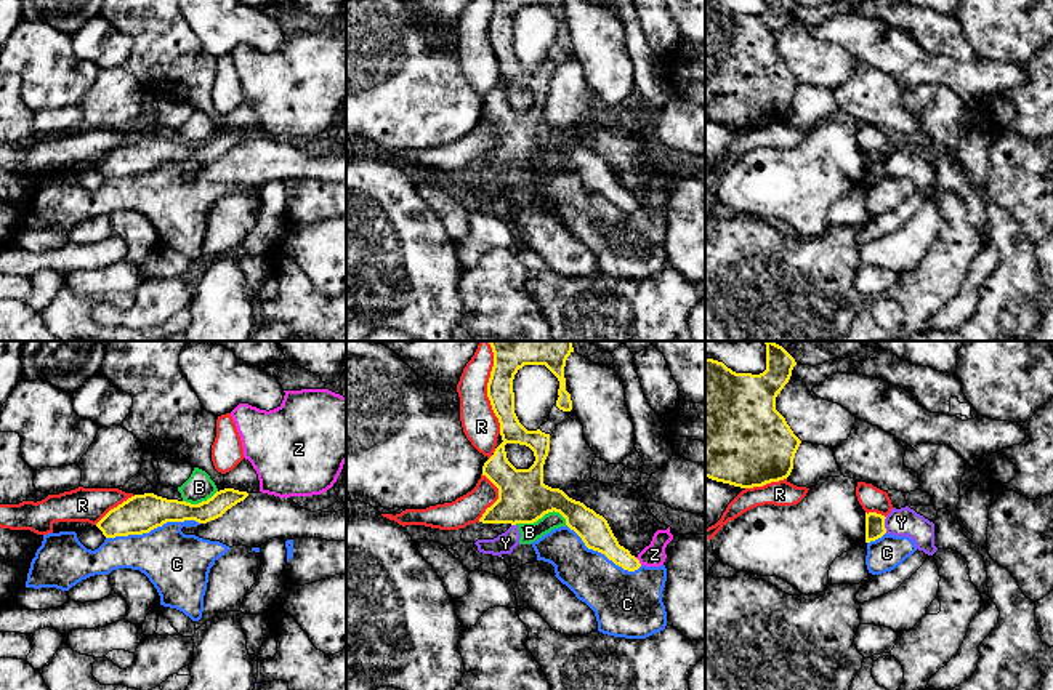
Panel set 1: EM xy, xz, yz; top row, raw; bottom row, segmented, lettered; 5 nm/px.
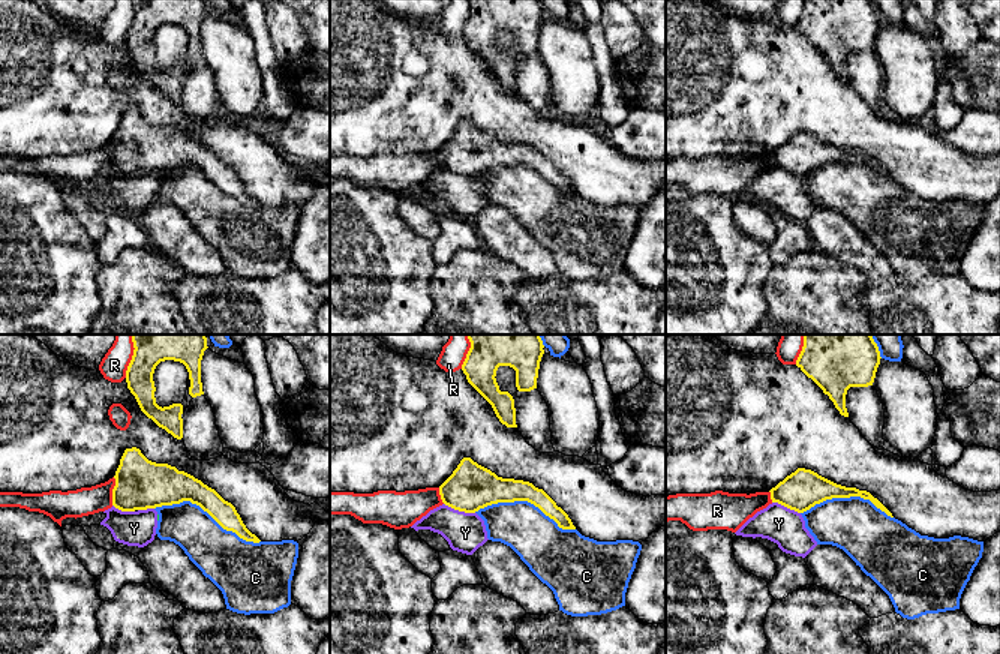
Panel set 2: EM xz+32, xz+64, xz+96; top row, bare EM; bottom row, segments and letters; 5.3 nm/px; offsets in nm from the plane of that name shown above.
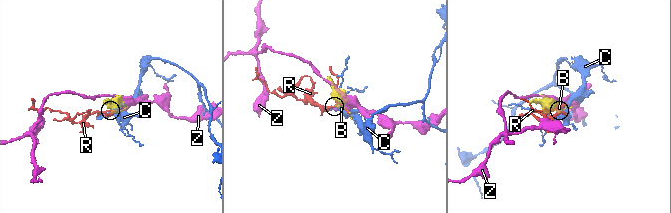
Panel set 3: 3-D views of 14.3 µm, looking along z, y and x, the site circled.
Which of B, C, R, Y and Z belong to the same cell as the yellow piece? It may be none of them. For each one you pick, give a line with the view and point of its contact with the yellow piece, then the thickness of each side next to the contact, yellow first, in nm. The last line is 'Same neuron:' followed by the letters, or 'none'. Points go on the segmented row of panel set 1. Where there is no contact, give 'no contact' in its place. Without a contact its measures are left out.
Same neuron: none

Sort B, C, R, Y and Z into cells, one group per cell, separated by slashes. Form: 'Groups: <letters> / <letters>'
Groups: B Y / C / R / Z

